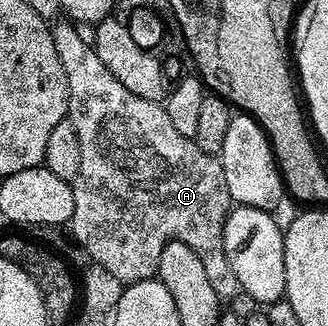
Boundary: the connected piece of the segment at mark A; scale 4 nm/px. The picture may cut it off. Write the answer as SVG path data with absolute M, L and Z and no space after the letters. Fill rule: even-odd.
M60 18L51 29L54 50L58 50L58 62L62 62L68 83L66 119L74 126L74 134L78 134L80 161L76 179L71 181L74 214L70 229L73 238L84 247L92 264L110 270L124 286L153 279L164 247L171 240L186 242L186 246L202 258L202 266L206 266L206 275L214 285L214 294L218 294L222 302L229 302L241 290L238 277L230 270L230 262L226 262L222 242L224 223L234 205L230 190L226 190L226 174L222 174L219 159L203 152L193 137L178 134L163 103L130 94L130 90L106 70L95 48L82 39L79 29L71 21Z

